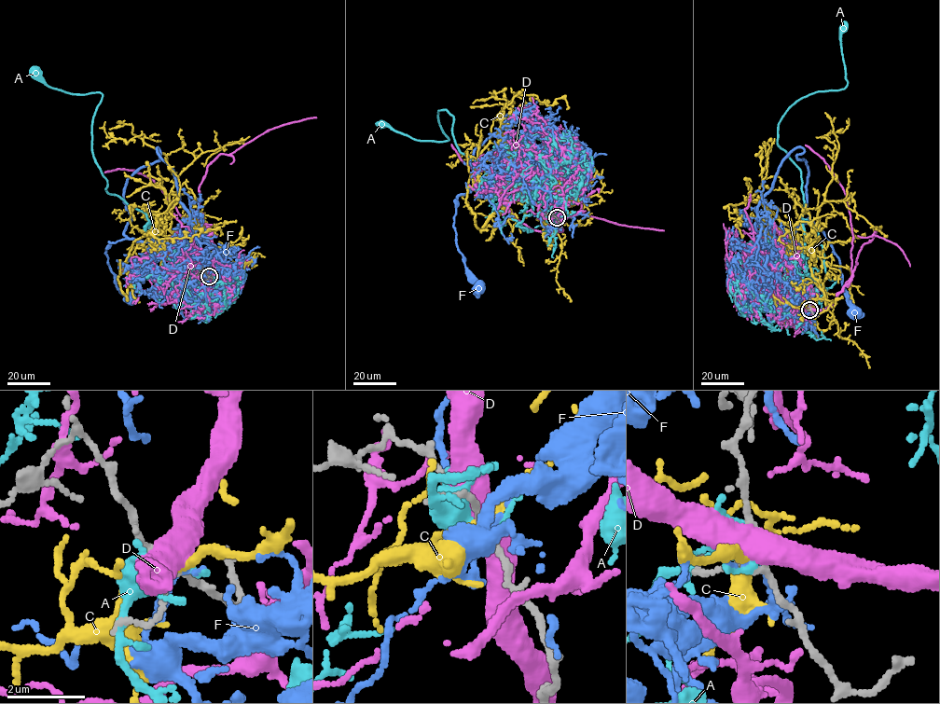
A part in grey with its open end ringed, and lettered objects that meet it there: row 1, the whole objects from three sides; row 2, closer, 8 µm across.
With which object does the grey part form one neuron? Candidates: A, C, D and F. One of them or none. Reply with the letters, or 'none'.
F

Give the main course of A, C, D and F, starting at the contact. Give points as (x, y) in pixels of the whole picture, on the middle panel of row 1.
A: (556, 217), (556, 199), (504, 194), (494, 170), (462, 153), (447, 109), (441, 142), (381, 124)
C: (557, 218), (563, 208), (559, 220), (499, 198), (504, 136), (491, 128), (518, 93), (567, 108)
D: (556, 217), (561, 230), (541, 232), (546, 222), (554, 224), (577, 213), (621, 225), (664, 230)
F: (557, 218), (565, 216), (564, 206), (549, 196), (526, 158), (459, 195), (456, 243), (479, 287)

